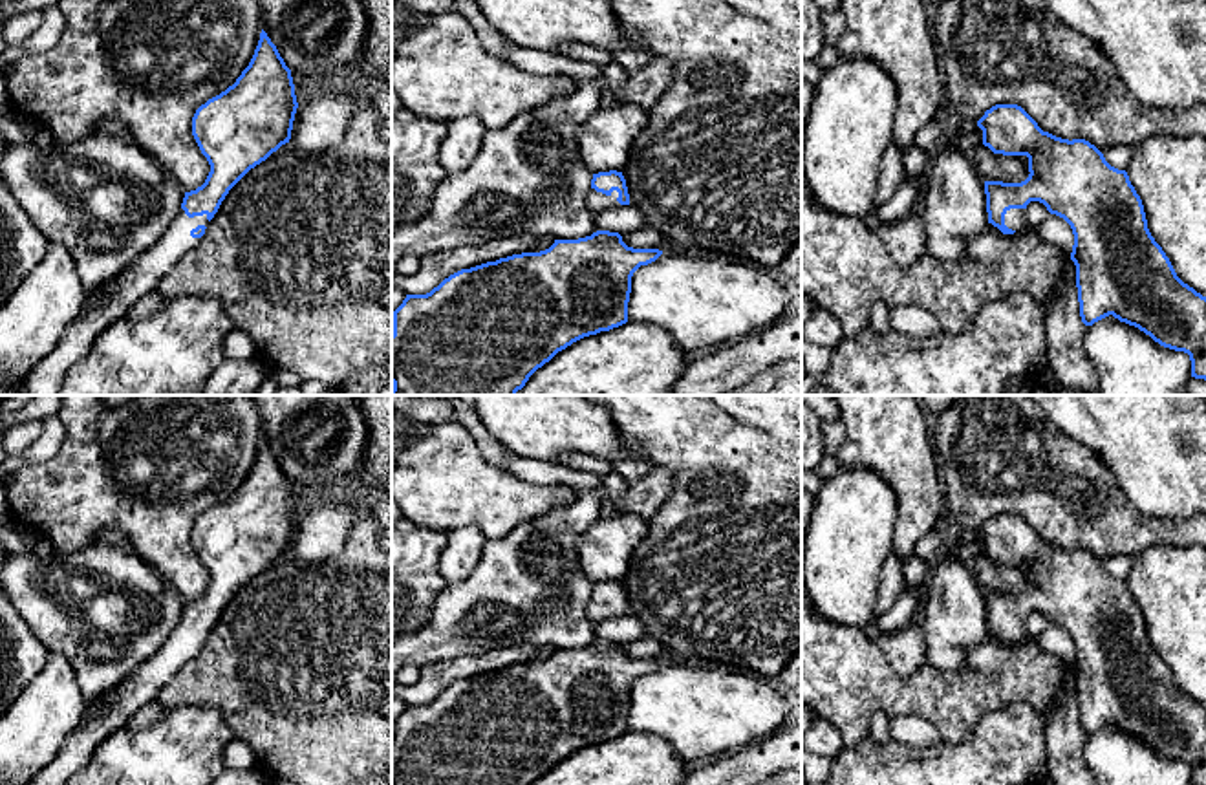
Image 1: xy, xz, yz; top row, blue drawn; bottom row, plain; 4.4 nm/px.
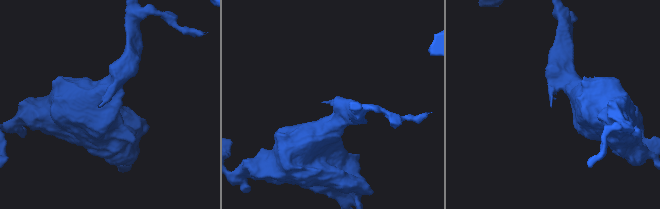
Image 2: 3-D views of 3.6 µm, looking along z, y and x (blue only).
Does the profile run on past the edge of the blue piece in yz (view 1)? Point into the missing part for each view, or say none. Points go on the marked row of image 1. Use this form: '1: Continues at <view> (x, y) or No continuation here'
1: Continues at yz (1014, 218)

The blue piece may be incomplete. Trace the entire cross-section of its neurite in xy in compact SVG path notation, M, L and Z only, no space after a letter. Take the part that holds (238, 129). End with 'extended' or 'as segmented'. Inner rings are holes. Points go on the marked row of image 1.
M262 29L254 55L236 82L192 117L192 135L210 165L205 183L185 192L178 218L154 245L115 278L88 291L79 315L29 373L26 395L57 395L68 368L88 353L99 333L157 289L178 260L198 245L229 190L289 143L296 108L291 70Z | extended

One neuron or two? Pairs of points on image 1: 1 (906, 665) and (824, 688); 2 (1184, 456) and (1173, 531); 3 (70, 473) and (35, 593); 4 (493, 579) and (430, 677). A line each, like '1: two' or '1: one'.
1: two
2: two
3: two
4: two

